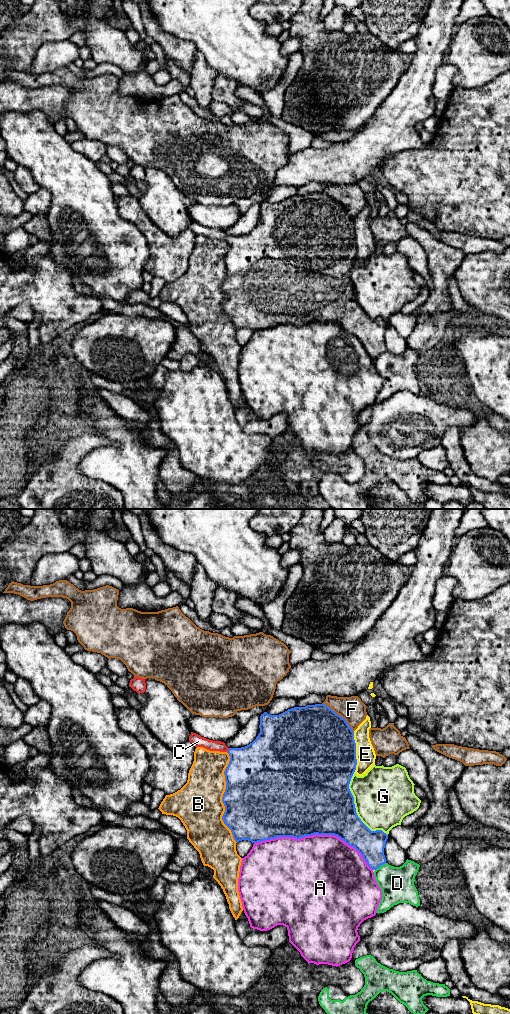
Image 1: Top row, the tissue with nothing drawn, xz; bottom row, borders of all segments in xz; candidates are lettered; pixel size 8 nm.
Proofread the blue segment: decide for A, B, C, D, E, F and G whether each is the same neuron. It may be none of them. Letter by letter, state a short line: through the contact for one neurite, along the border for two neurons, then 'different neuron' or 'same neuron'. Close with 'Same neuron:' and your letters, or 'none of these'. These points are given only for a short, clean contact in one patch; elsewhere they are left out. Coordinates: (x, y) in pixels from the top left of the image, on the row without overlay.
A: different neuron
B: different neuron
C: line xz (229, 236), (226, 239); different neuron
D: line xz (385, 350), (375, 358); different neuron
E: different neuron
F: different neuron
G: different neuron
Same neuron: none of these

